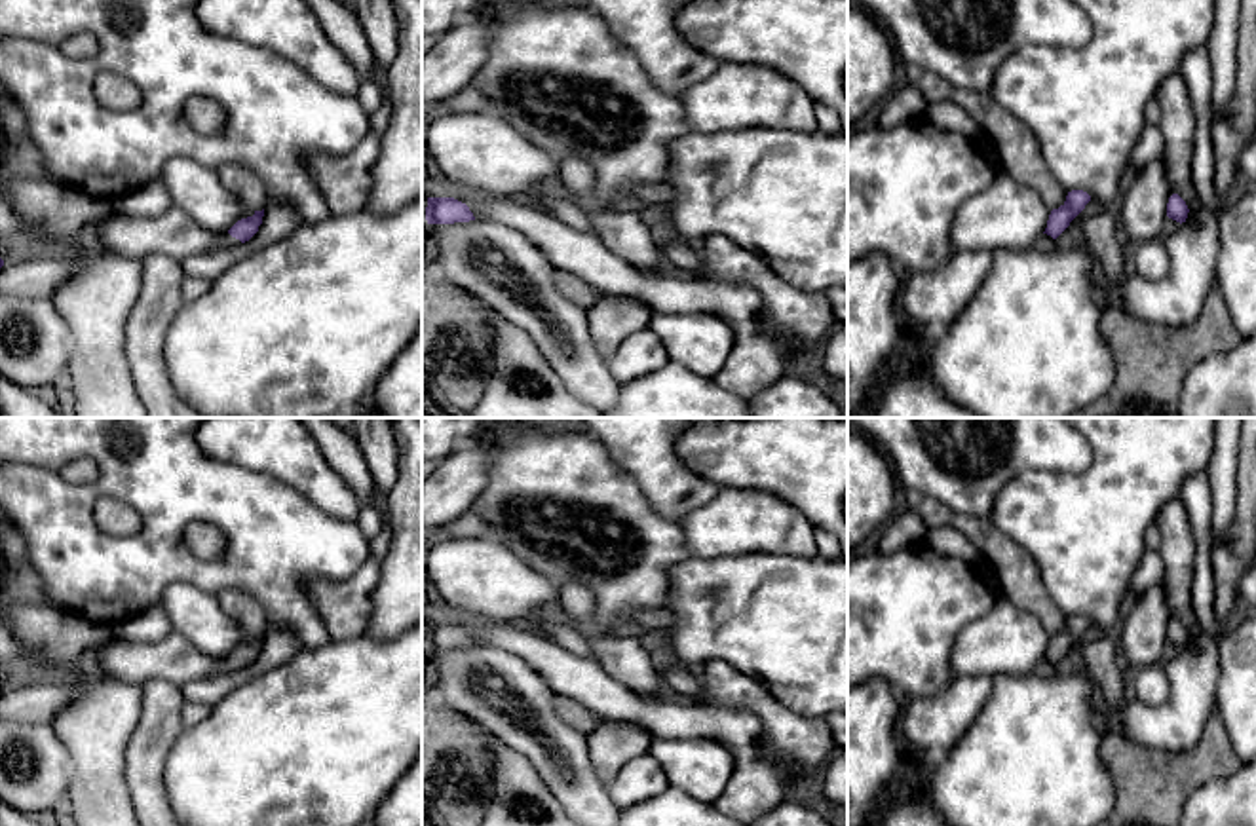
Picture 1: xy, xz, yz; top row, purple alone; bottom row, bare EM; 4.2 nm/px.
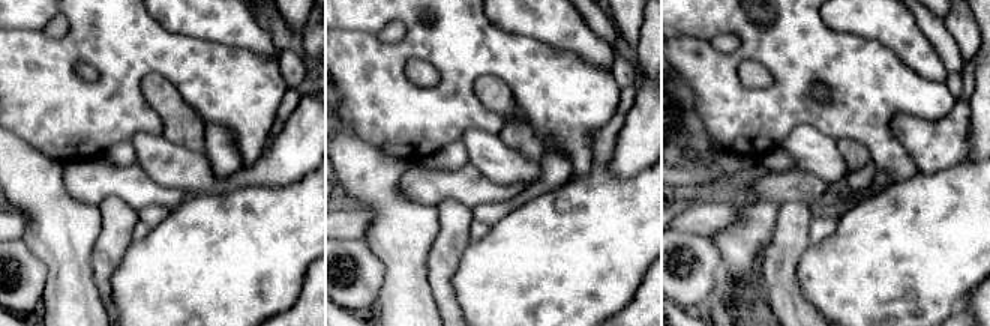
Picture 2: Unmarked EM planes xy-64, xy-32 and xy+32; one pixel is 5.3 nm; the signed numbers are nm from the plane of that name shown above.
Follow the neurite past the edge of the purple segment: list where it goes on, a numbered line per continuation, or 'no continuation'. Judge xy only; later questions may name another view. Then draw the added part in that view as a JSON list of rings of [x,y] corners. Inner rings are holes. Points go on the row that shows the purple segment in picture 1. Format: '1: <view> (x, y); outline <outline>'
1: xy (173, 232); outline [[[169,207],[158,216],[131,216],[110,211],[99,220],[97,243],[120,256],[143,260],[150,253],[163,253],[184,260],[194,254],[228,249],[241,241],[228,232],[209,232],[184,211]]]

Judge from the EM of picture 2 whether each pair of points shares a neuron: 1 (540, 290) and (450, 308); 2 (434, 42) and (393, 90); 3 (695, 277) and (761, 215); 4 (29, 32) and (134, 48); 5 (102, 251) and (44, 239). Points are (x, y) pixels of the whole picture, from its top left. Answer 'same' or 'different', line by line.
1: different
2: same
3: different
4: same
5: different

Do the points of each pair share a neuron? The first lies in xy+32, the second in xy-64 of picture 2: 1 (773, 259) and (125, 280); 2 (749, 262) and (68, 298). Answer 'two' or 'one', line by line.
1: two
2: one

